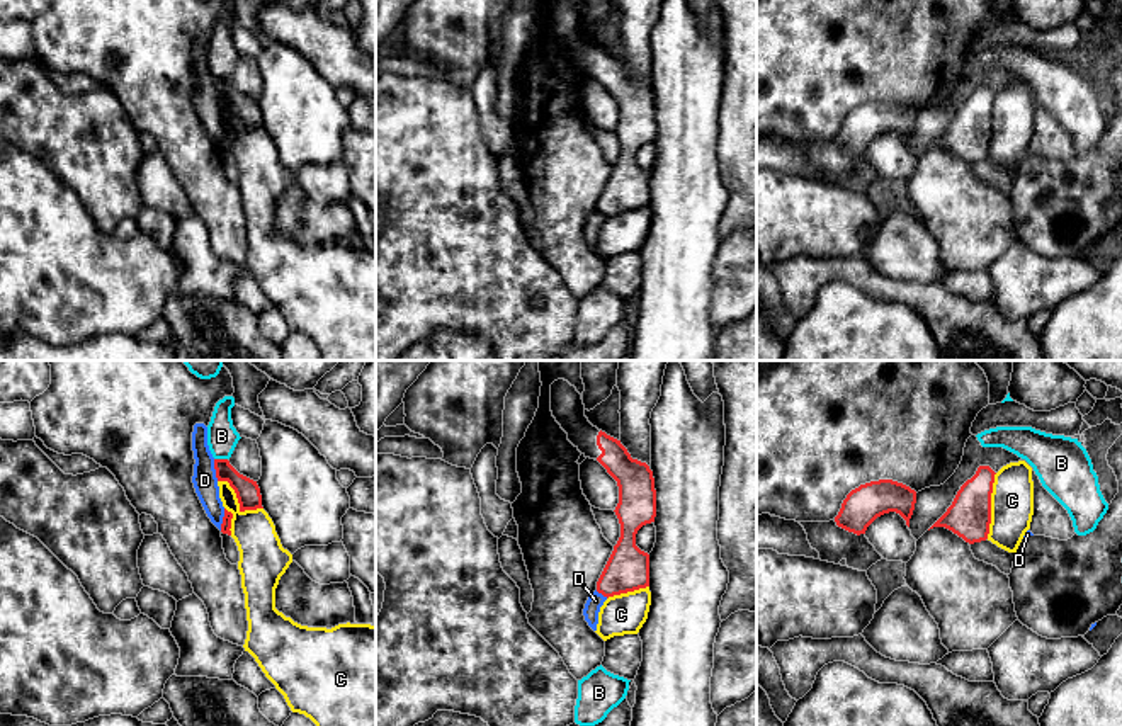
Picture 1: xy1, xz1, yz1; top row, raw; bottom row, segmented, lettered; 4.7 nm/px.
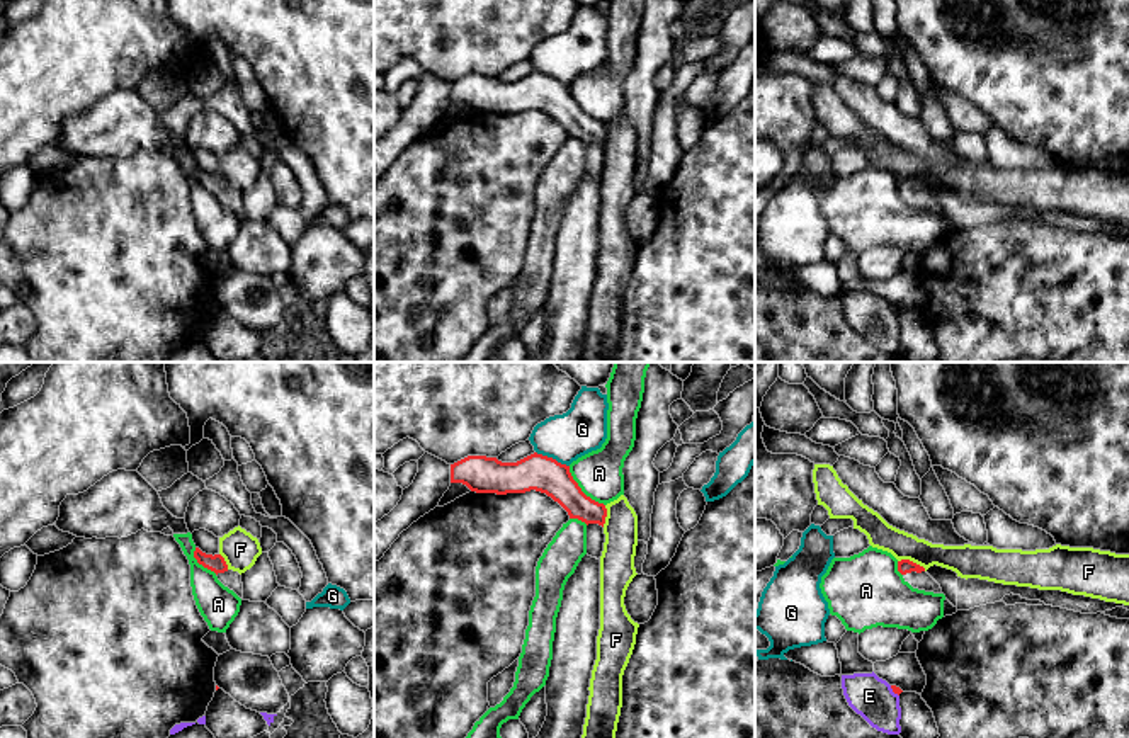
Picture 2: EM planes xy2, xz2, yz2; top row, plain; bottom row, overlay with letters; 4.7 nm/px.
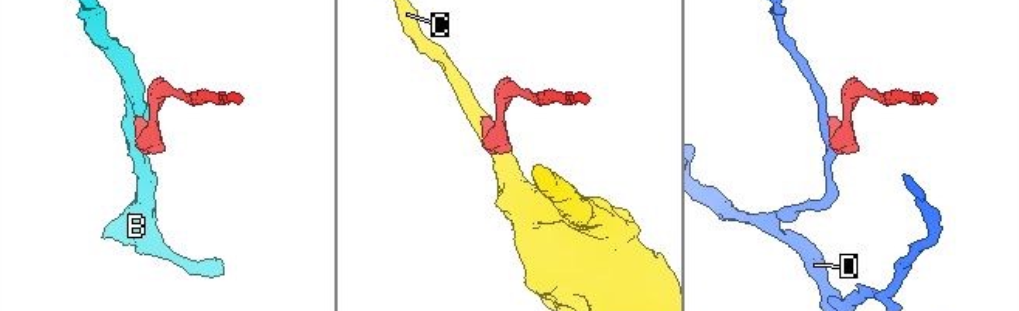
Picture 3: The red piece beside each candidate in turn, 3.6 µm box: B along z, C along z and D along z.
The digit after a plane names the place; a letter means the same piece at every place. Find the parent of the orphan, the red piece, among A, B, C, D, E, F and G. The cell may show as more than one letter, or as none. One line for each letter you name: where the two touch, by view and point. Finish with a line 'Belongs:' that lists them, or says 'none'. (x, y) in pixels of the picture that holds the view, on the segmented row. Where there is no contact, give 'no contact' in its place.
Belongs: none

